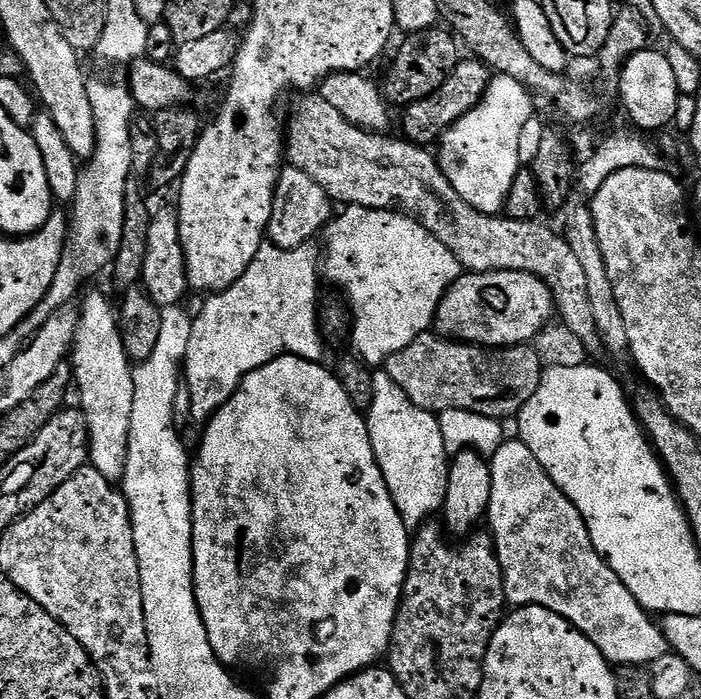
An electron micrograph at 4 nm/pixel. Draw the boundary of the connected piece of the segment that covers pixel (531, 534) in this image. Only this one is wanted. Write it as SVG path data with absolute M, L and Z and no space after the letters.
M518 438L505 439L503 446L490 457L490 467L492 485L486 524L492 527L490 535L504 574L505 601L512 606L529 604L554 610L554 614L566 618L566 622L586 634L613 666L651 666L658 658L669 655L670 649L659 623L644 611L634 594L626 590L622 578L618 578L618 574L614 574L611 566L600 557L582 514L553 482L550 474L546 474L530 446Z

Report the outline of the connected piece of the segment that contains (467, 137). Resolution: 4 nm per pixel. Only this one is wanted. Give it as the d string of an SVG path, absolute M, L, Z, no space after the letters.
M493 75L482 102L444 133L444 174L474 210L493 214L504 212L510 186L514 186L514 178L522 167L518 142L522 128L534 116L532 99L533 93L522 82L509 76Z

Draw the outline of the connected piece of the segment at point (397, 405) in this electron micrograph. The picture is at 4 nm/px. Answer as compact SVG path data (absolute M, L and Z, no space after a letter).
M384 370L372 372L372 403L366 409L366 419L376 461L398 506L398 514L402 514L402 522L409 530L419 530L433 519L435 512L437 515L443 509L446 498L450 460L444 450L439 419L433 413L414 406L402 386L398 386L398 382L394 382L394 378L390 378Z

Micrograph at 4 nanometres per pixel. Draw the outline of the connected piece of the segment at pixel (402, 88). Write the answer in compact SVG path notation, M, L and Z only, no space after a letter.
M437 26L426 32L418 32L407 37L408 40L400 48L392 69L388 72L388 81L383 81L382 91L389 105L407 106L424 100L434 94L446 82L446 78L454 71L462 59L462 48L457 37L451 31Z

